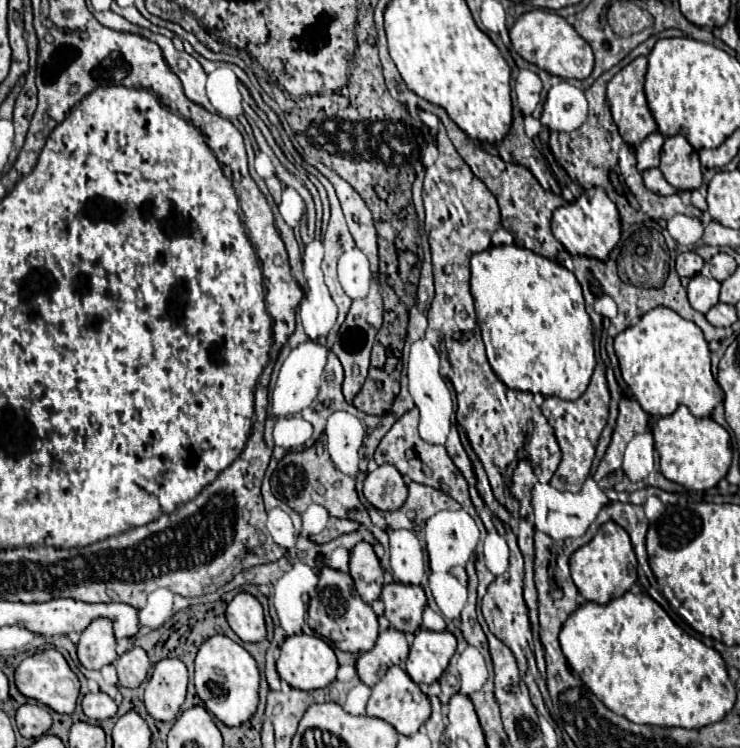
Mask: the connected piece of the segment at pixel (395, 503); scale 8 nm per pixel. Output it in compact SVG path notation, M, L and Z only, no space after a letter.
M381 465L363 481L365 499L379 511L393 511L407 499L407 485L393 465Z

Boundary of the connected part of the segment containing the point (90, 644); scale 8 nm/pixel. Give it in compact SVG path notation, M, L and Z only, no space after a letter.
M95 619L81 633L77 643L77 655L85 669L101 669L103 665L111 665L117 659L115 651L115 635L109 619Z

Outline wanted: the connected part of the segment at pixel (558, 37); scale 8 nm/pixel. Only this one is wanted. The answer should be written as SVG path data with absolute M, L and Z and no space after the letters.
M533 9L523 13L511 27L509 35L515 51L525 61L537 65L539 69L551 75L557 75L563 79L587 79L593 71L593 51L587 45L587 41L563 17L551 11Z

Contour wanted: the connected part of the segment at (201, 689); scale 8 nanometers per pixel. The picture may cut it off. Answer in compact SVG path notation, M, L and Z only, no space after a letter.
M225 635L207 639L195 657L195 689L205 707L227 727L247 723L259 705L259 669L255 659Z

